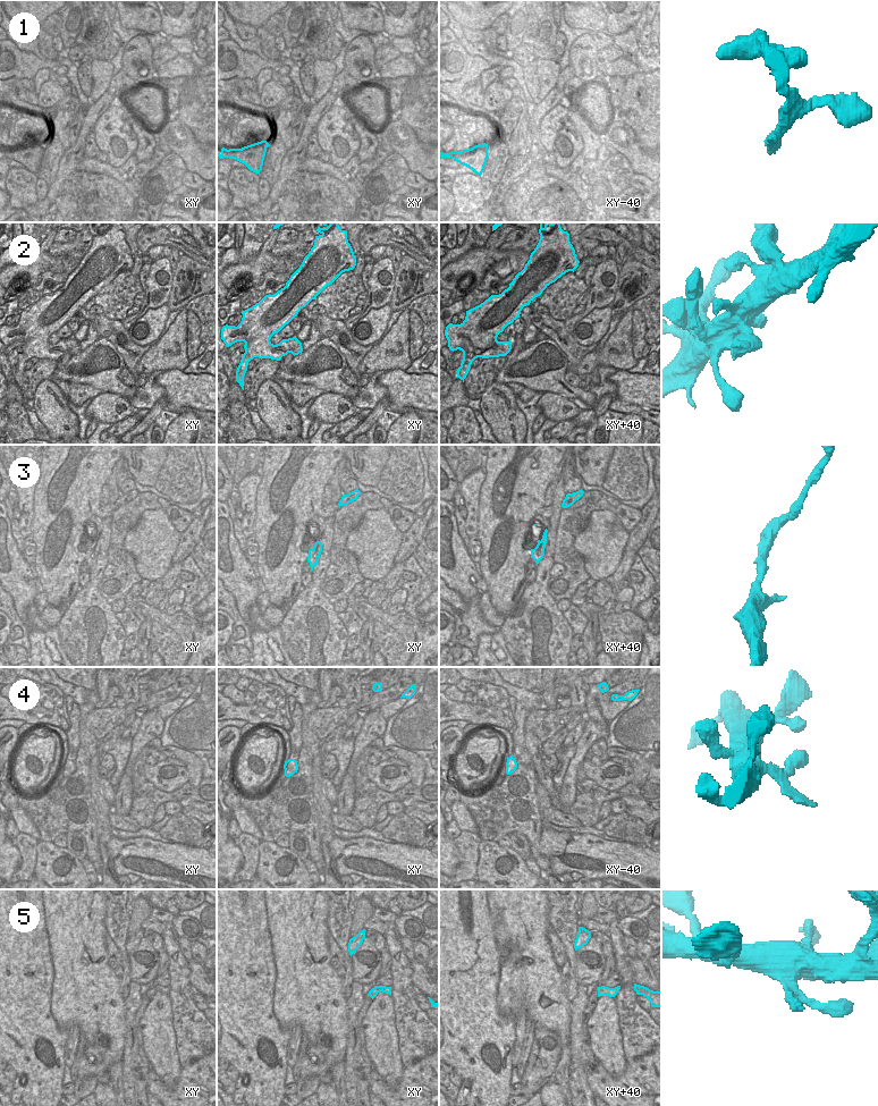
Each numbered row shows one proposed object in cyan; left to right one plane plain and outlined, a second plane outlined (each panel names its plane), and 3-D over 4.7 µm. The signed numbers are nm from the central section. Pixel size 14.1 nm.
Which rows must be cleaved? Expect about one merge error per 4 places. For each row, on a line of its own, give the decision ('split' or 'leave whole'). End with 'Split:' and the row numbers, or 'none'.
1: split
2: leave whole
3: leave whole
4: split
5: leave whole
Split: 1, 4

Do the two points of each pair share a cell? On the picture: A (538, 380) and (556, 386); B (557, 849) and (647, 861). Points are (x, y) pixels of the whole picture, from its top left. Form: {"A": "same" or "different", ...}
{"A": "same", "B": "same"}

